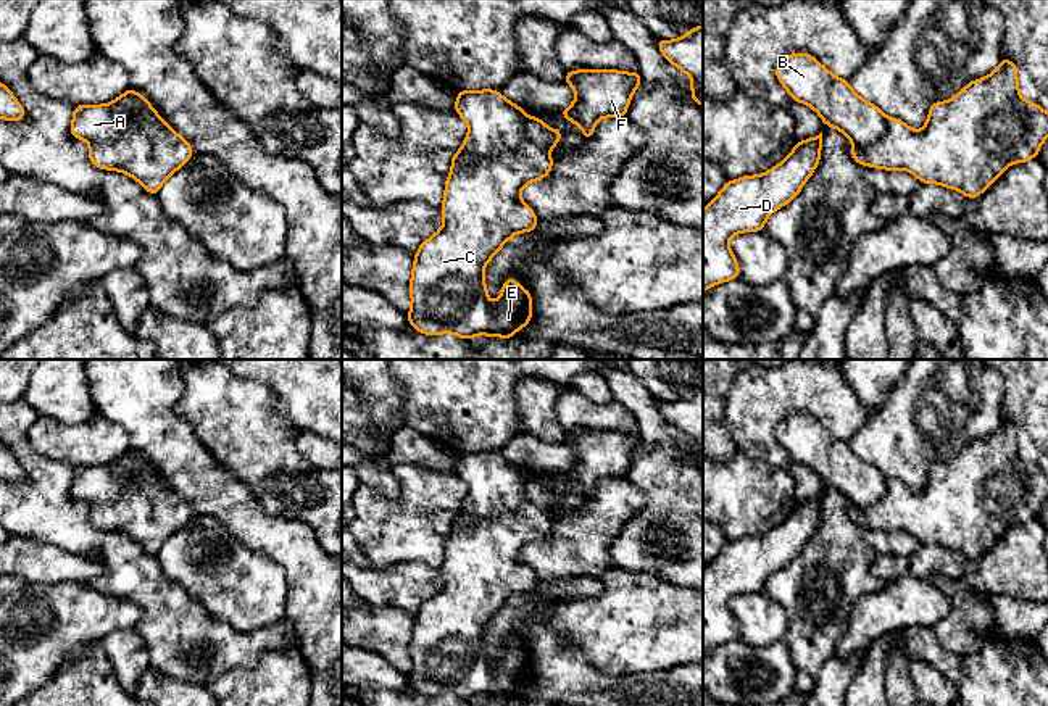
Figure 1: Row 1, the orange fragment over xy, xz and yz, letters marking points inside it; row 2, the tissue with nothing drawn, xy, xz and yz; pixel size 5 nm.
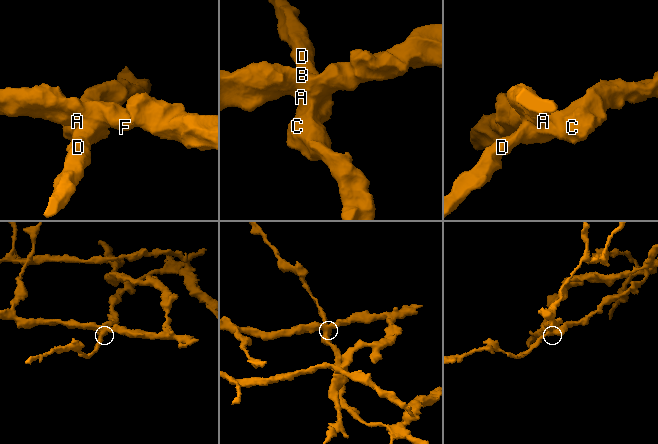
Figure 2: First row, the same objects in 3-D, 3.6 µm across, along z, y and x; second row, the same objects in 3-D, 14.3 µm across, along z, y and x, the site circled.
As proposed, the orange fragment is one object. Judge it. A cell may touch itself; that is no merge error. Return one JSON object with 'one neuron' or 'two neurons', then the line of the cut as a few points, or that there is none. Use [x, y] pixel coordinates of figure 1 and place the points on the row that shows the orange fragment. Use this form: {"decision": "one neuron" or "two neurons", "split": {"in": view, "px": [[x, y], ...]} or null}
{"decision": "two neurons", "split": {"in": "xy", "px": [[160, 116], [152, 112], [141, 112], [112, 141], [91, 144]]}}

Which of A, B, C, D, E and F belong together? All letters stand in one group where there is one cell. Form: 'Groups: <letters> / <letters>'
Groups: A B F / C D E

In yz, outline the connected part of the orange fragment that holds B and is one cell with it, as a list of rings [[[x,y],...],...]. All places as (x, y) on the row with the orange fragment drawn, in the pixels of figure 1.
[[[790,53],[776,68],[790,98],[813,108],[829,127],[866,148],[887,131],[885,113],[861,98],[848,81],[837,77],[809,53]]]

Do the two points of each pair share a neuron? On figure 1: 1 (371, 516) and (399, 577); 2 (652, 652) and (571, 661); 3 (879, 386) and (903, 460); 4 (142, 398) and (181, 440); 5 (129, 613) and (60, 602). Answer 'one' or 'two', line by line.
1: two
2: two
3: two
4: one
5: one

